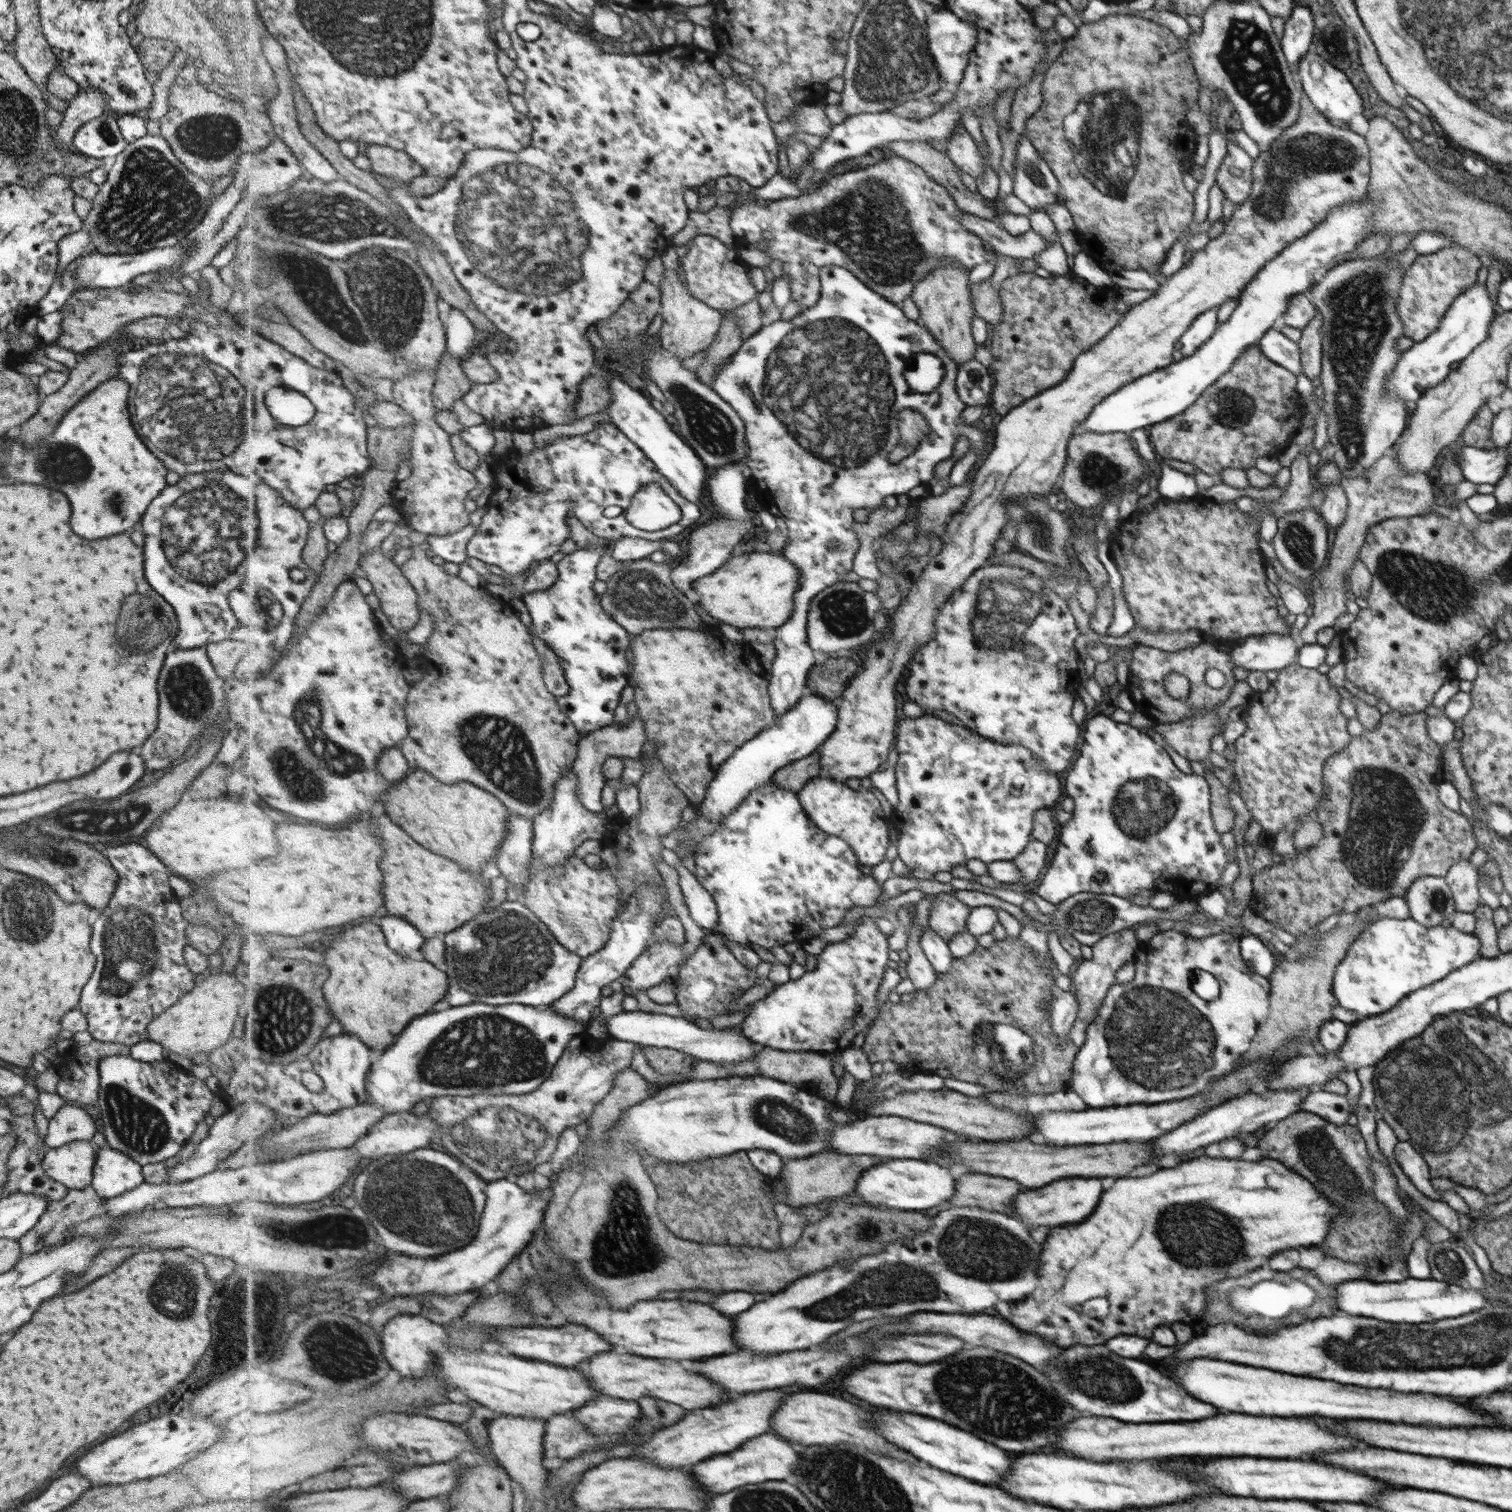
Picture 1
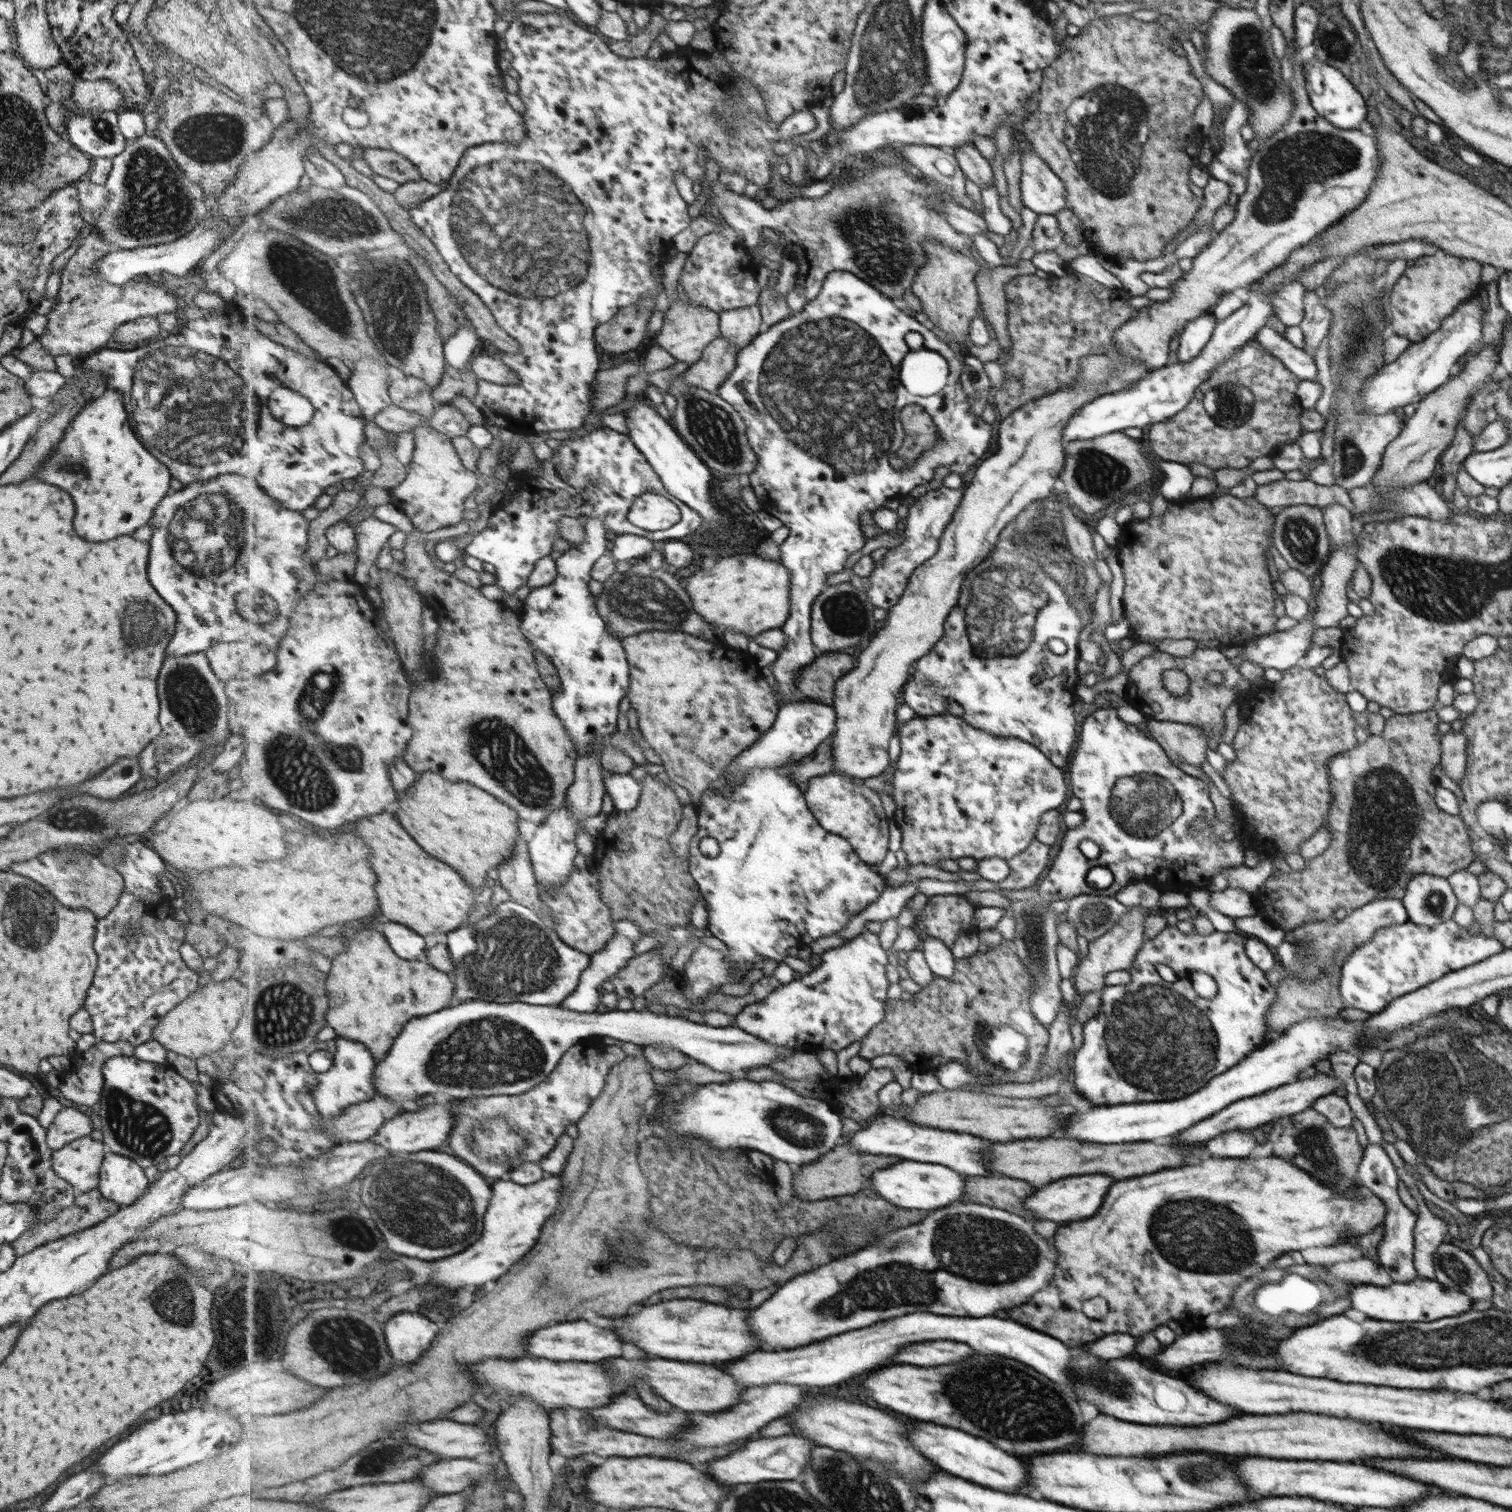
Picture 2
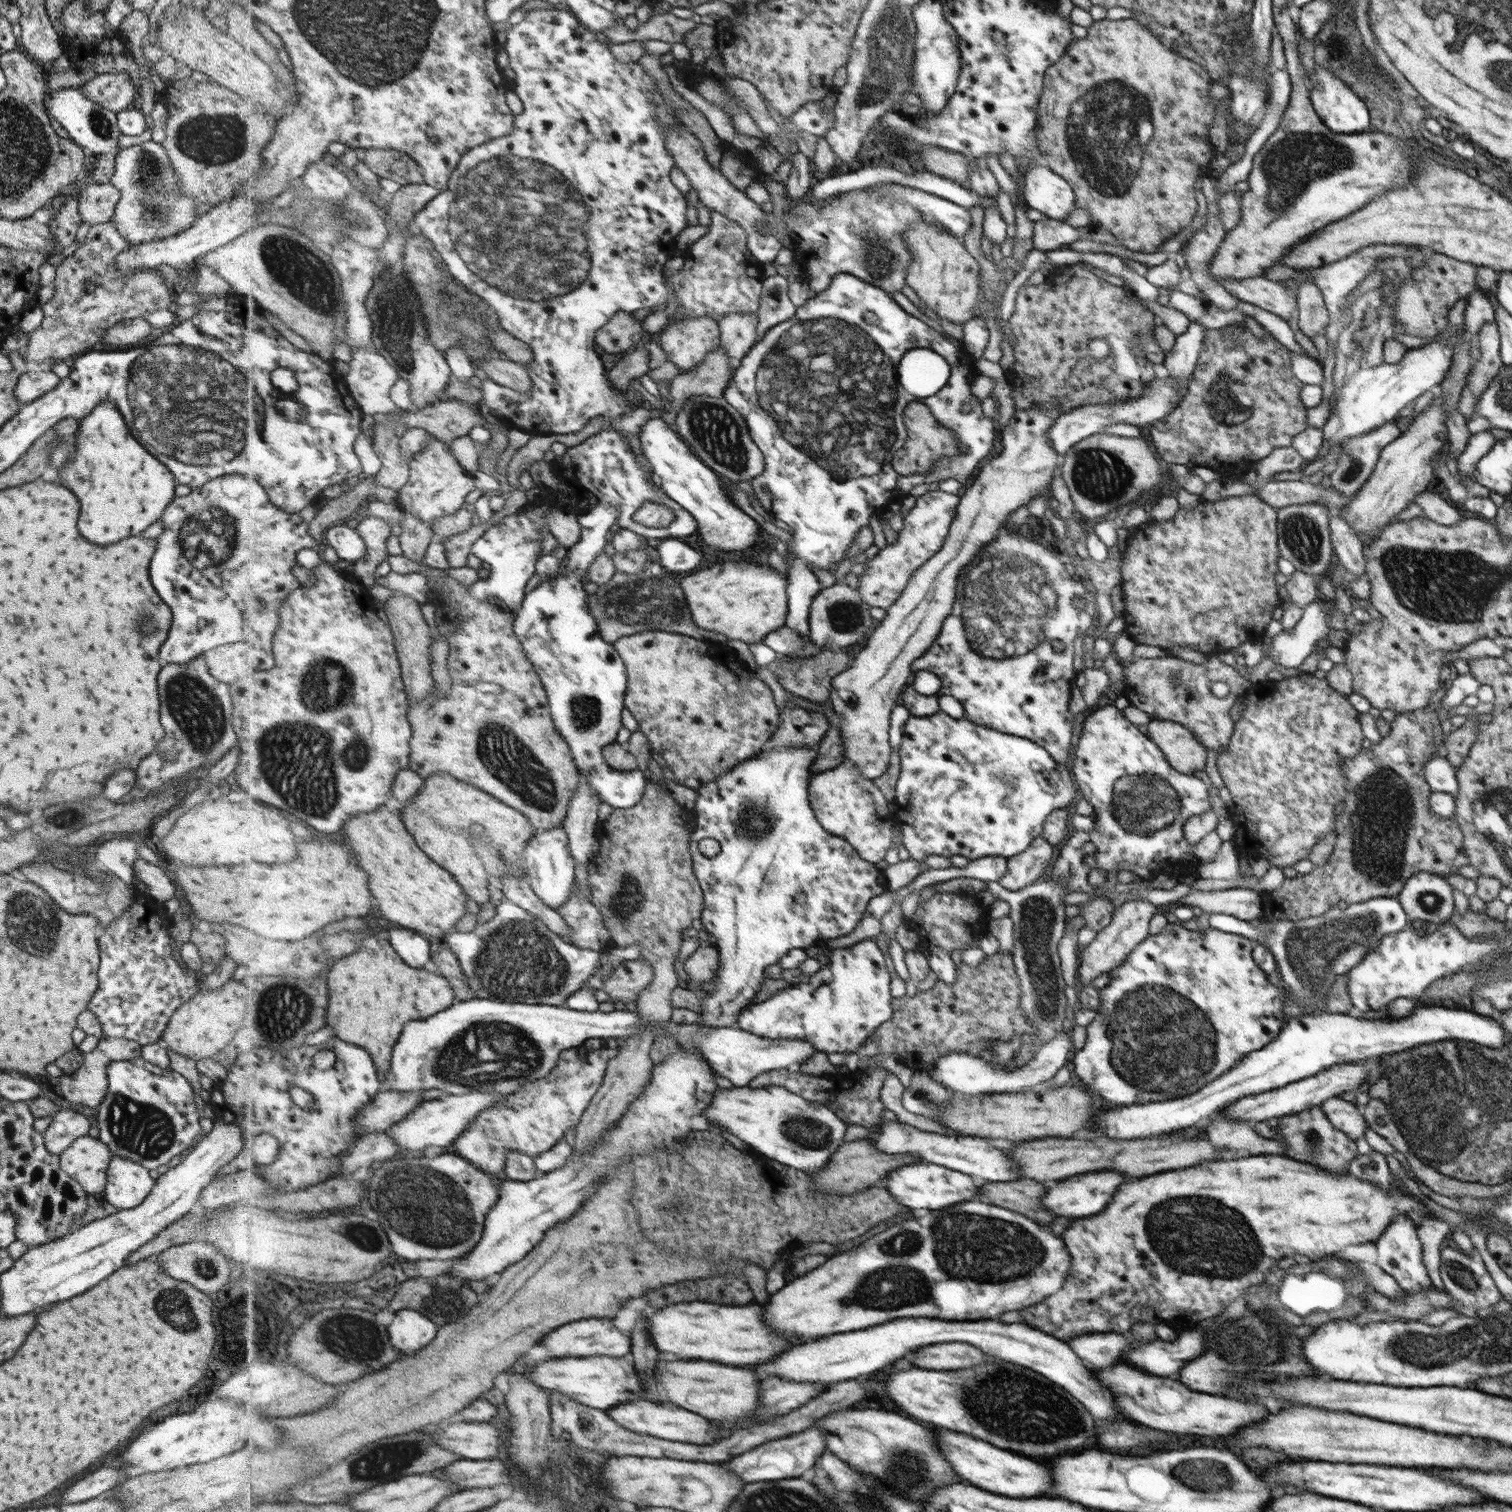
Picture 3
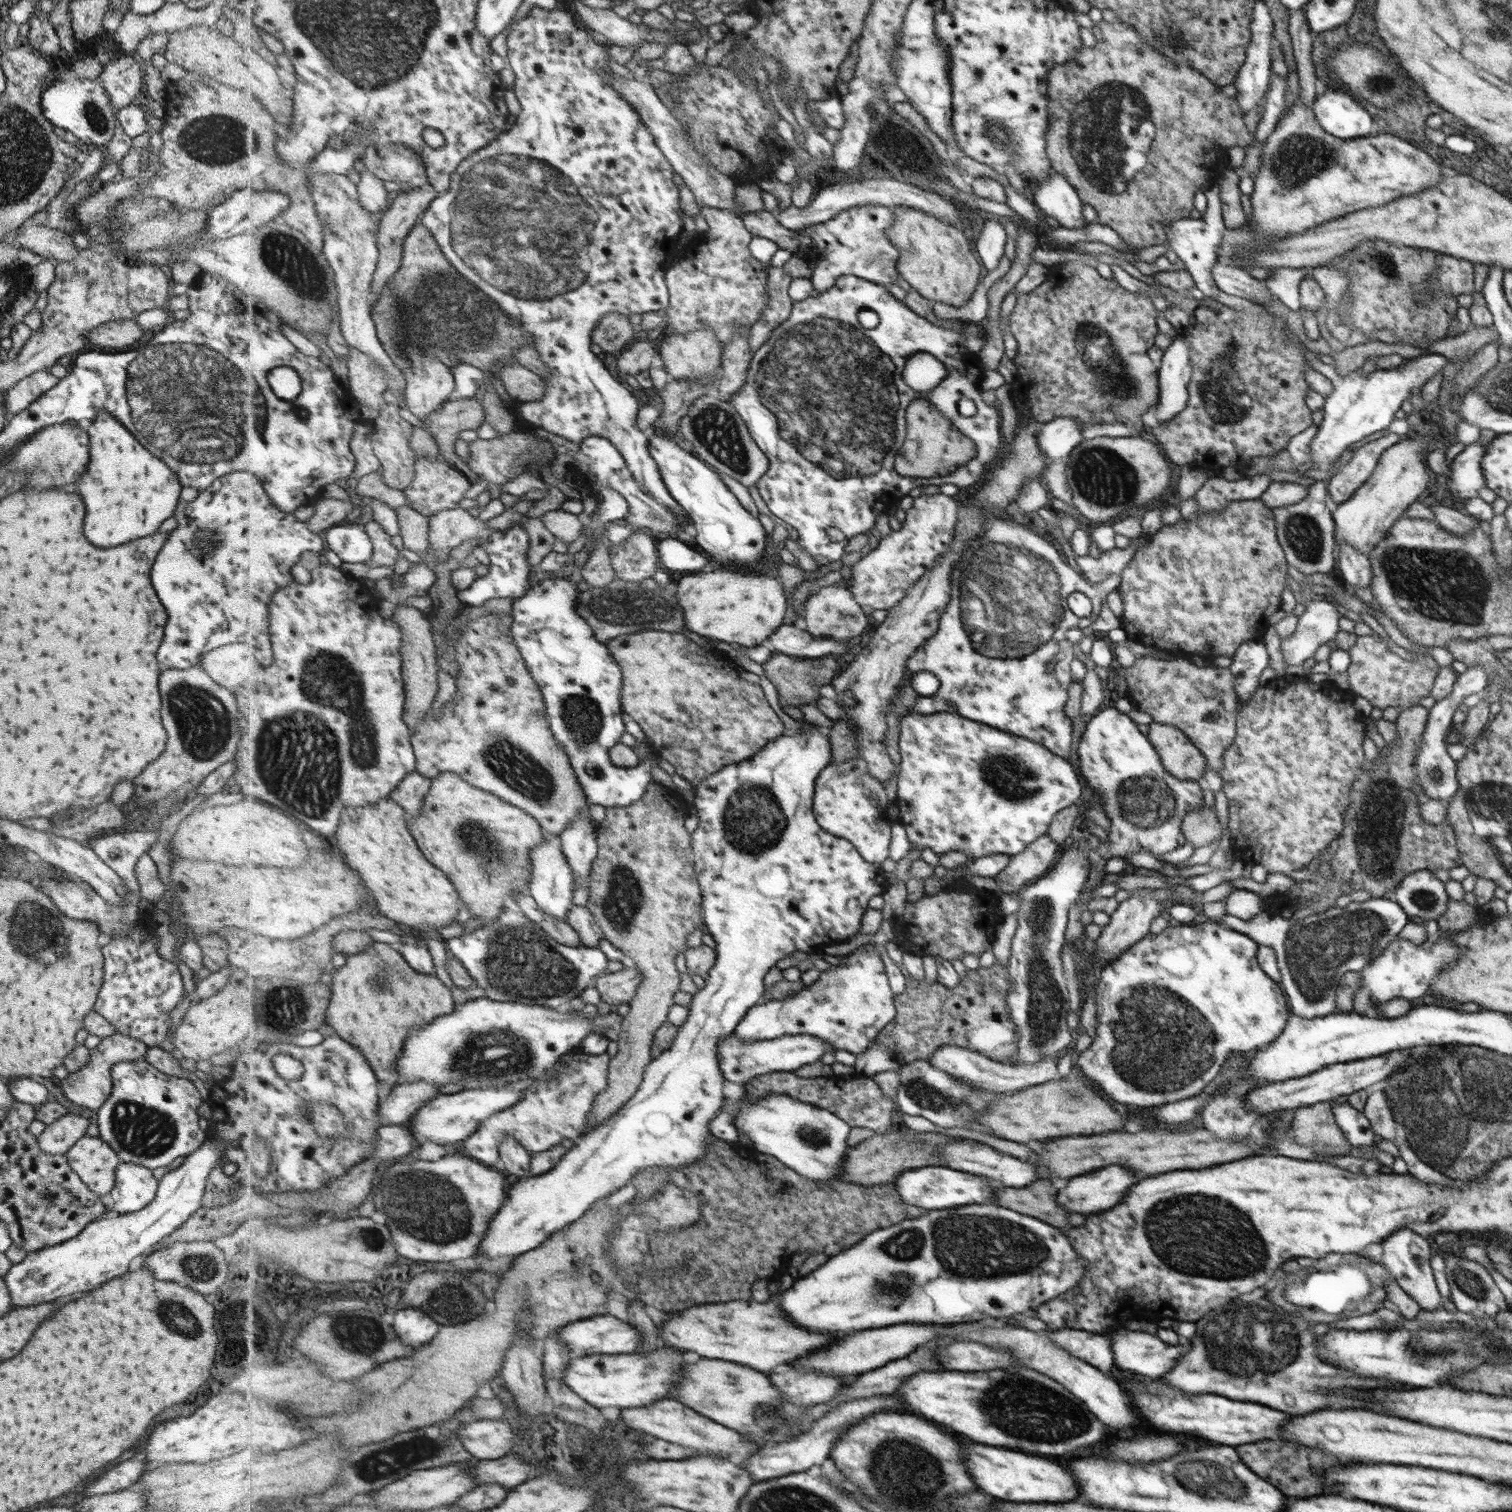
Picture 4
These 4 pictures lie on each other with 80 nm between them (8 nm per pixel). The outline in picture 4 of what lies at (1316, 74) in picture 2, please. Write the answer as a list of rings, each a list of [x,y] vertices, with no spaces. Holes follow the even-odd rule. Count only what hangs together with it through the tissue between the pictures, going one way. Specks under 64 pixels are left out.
[[[1326,88],[1311,107],[1321,126],[1338,138],[1365,137],[1372,132],[1370,114],[1348,92]]]

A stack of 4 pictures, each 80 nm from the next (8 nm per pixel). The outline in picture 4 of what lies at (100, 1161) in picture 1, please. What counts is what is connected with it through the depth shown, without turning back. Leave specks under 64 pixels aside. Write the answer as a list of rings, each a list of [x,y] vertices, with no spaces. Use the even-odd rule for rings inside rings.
[[[120,1161],[115,1170],[114,1186],[107,1197],[109,1208],[117,1214],[142,1210],[155,1197],[158,1181],[152,1175],[151,1168]]]

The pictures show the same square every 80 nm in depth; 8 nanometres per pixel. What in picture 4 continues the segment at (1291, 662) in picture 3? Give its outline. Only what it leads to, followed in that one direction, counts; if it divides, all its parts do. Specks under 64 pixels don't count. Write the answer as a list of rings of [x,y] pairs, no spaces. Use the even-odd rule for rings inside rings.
[[[1308,601],[1305,603],[1304,613],[1299,616],[1295,631],[1281,640],[1280,650],[1286,664],[1292,666],[1300,666],[1308,658],[1314,656],[1314,652],[1322,646],[1335,640],[1336,634],[1340,630],[1338,627],[1338,620],[1343,615],[1338,611],[1334,604],[1328,601]]]

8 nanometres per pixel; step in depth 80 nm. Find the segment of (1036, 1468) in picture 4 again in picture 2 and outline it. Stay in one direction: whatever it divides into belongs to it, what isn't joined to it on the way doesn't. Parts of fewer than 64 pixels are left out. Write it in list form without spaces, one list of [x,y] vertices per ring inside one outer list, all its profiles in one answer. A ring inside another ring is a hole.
[[[912,1420],[912,1422],[914,1422],[914,1434],[910,1434],[910,1438],[914,1438],[914,1442],[918,1442],[918,1450],[922,1450],[926,1458],[934,1458],[934,1462],[938,1462],[942,1470],[948,1470],[954,1476],[966,1478],[970,1482],[978,1482],[980,1486],[994,1488],[994,1490],[1018,1492],[1024,1488],[1028,1476],[1026,1476],[1024,1462],[1020,1462],[1018,1458],[962,1430],[938,1426],[932,1422],[920,1422],[920,1420]]]

